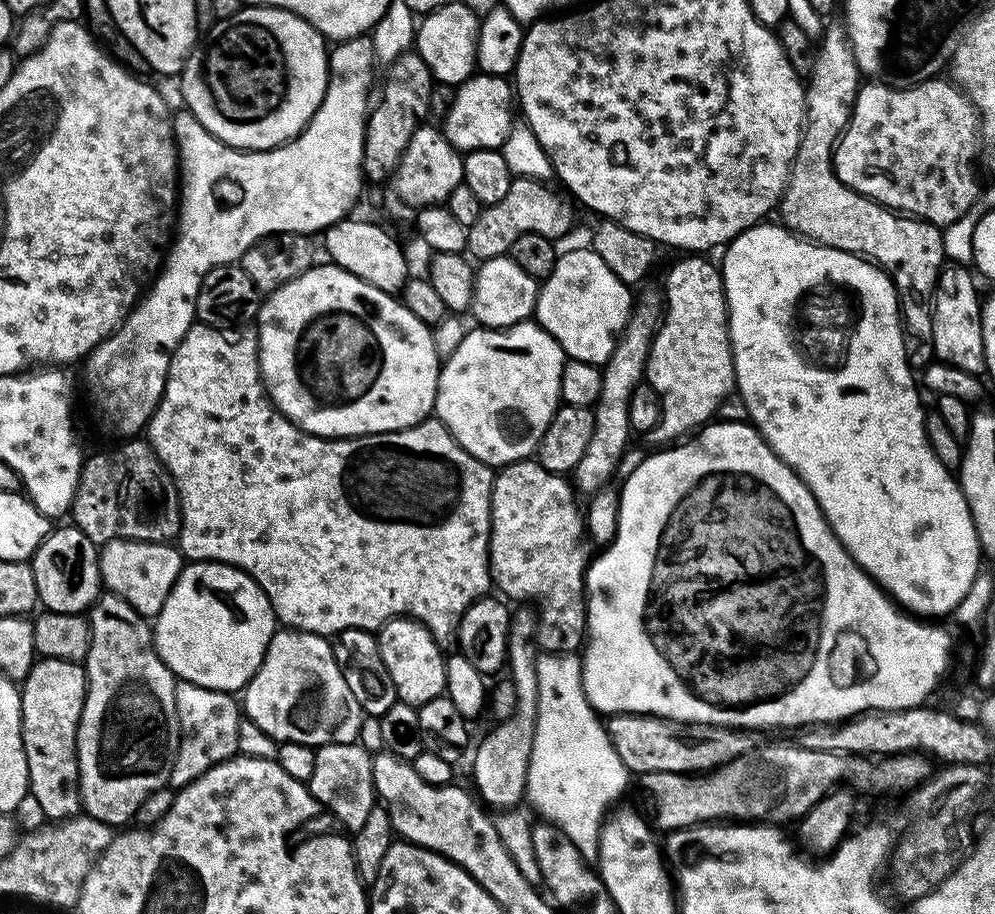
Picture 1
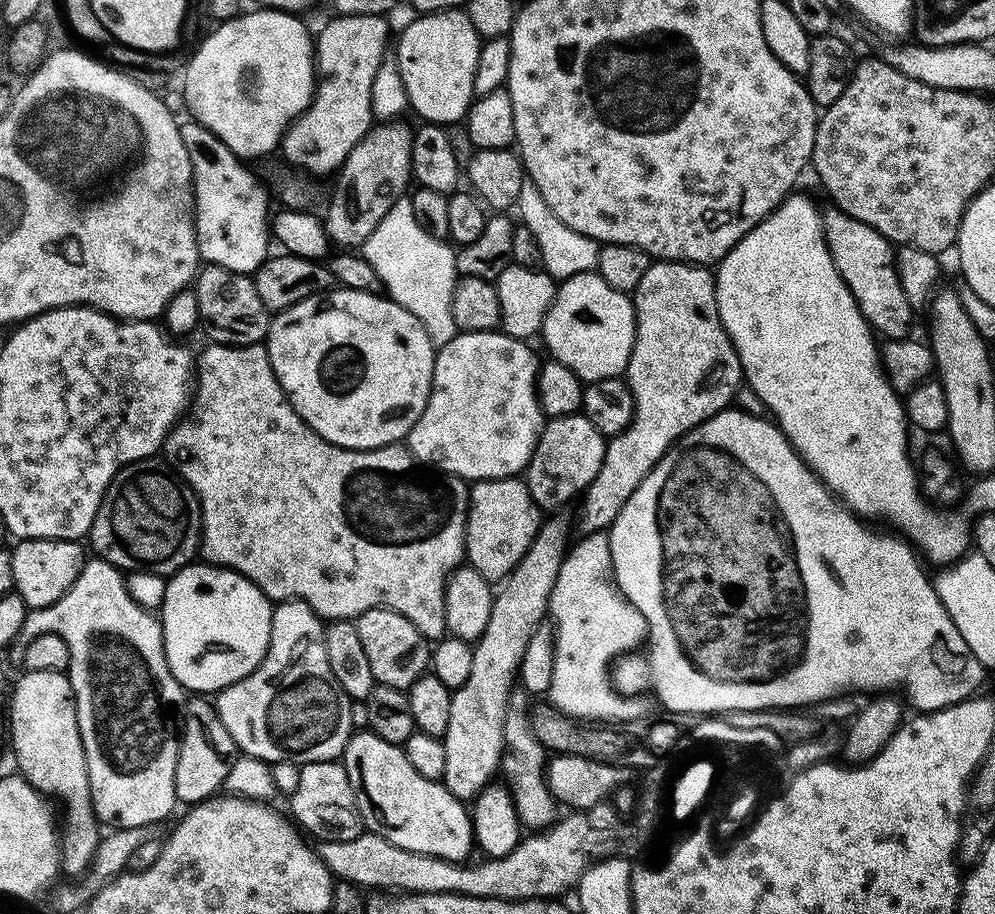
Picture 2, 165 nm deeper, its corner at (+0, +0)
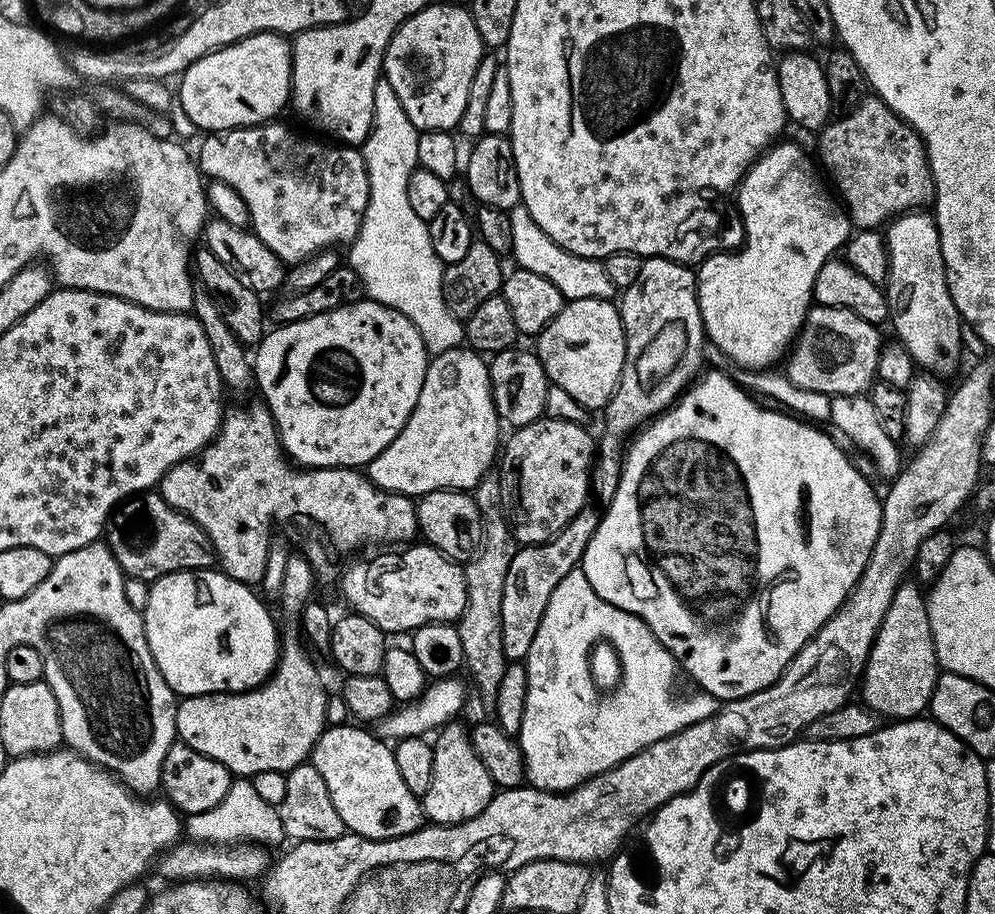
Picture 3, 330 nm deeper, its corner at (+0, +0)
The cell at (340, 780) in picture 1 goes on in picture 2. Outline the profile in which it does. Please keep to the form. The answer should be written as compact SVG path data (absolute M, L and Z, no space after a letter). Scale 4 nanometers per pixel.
M327 760L301 767L298 774L298 790L290 798L290 816L297 825L313 832L321 841L350 840L358 838L362 832L360 811L354 798L354 786L346 774L343 763Z

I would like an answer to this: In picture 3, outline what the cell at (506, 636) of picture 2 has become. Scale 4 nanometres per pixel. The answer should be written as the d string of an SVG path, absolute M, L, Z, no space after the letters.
M460 722L444 725L434 740L434 778L422 796L425 817L433 825L466 822L482 814L494 793L494 783L482 759L472 748L469 733Z

